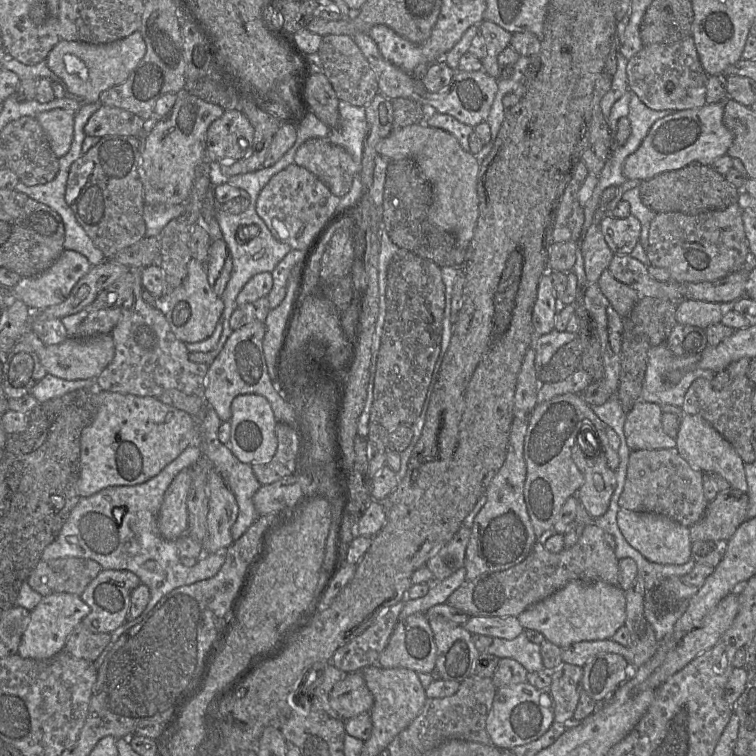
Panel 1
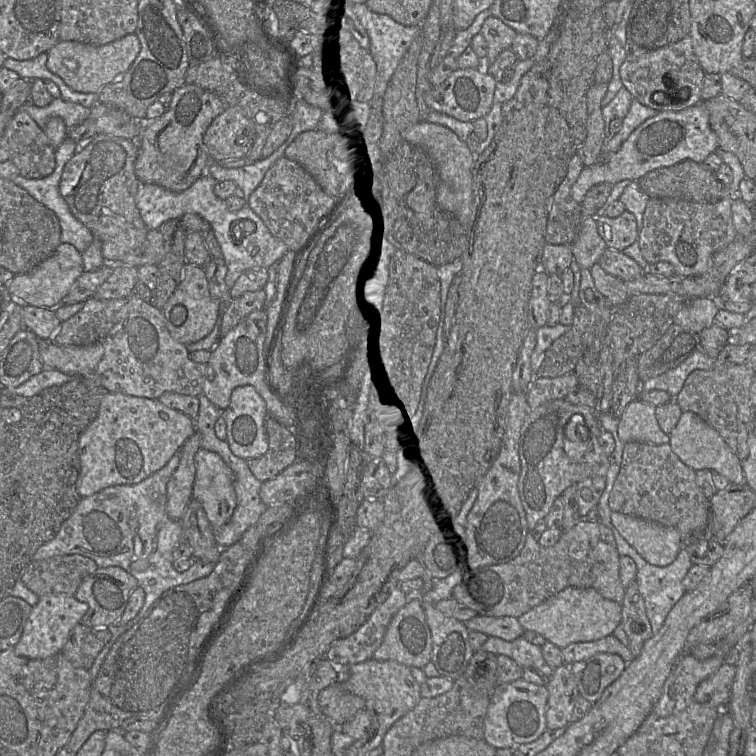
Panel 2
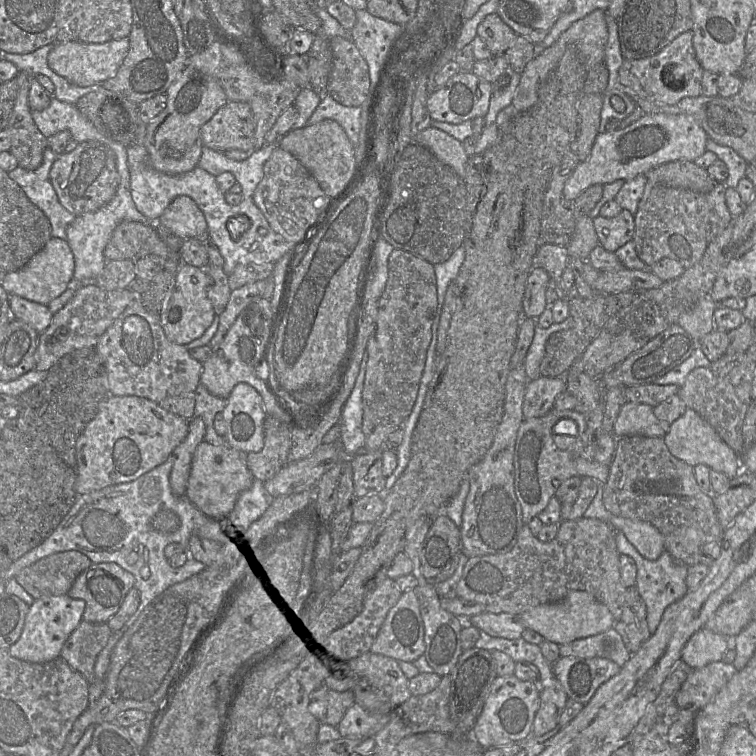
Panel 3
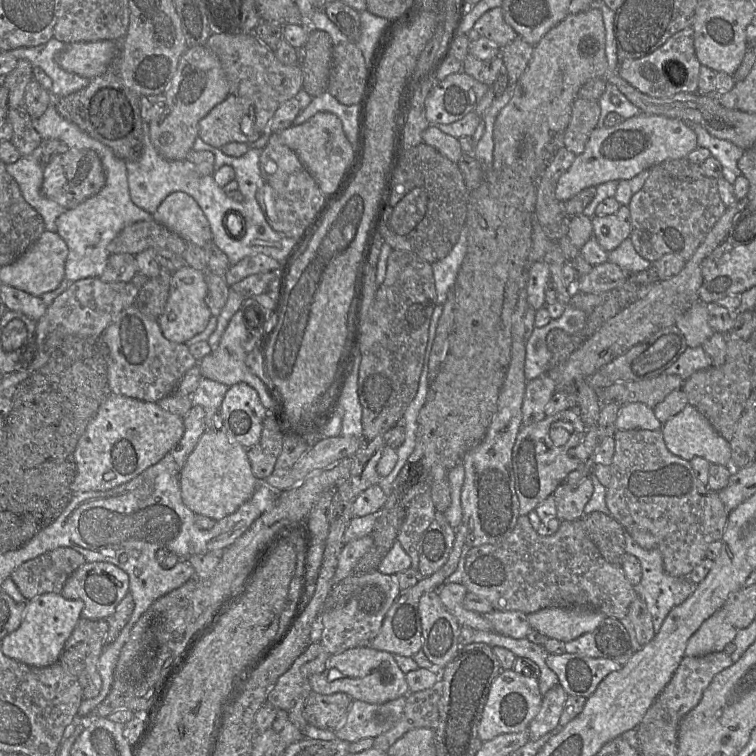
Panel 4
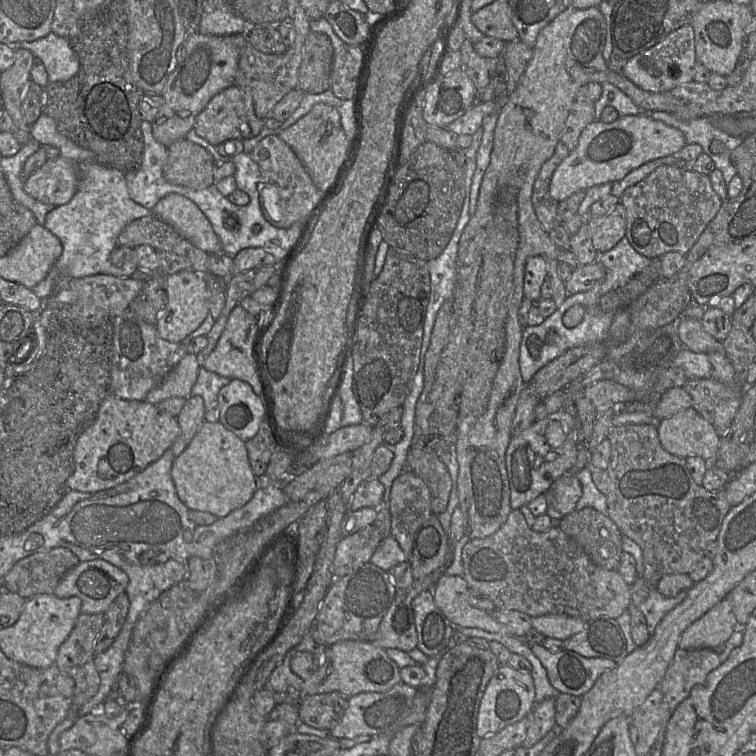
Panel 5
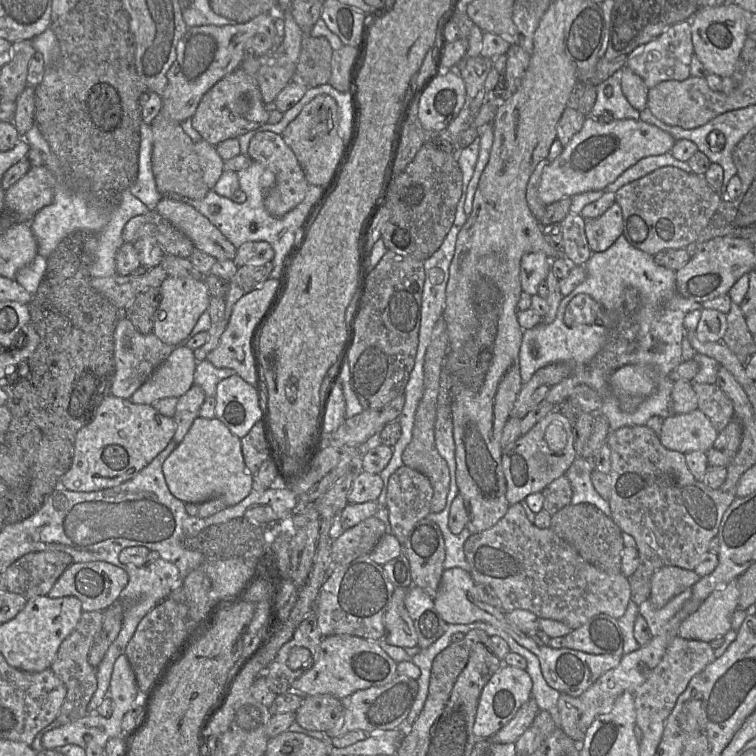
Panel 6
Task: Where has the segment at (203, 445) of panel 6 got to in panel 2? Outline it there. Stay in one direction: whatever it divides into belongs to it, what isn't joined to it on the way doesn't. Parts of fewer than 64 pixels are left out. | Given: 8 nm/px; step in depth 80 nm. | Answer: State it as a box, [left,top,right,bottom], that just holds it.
[192,448,237,528]

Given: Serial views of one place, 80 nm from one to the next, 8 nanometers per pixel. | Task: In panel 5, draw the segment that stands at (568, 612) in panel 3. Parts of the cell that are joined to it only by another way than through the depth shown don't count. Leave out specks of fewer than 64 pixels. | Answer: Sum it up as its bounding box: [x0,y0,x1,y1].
[531,614,587,641]

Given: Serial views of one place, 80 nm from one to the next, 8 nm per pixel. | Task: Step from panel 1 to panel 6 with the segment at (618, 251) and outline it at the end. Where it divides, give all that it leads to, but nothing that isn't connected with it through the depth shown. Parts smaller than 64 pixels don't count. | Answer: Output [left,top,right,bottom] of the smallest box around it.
[585,203,623,253]

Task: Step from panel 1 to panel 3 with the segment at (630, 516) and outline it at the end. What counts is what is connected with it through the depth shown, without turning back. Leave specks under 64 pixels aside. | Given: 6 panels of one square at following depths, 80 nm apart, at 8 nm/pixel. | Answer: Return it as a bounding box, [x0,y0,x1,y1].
[609,515,666,560]

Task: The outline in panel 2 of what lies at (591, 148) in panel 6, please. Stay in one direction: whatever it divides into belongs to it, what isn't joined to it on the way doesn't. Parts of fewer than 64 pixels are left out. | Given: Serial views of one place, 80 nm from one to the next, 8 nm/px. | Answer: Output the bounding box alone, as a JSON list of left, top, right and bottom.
[571,103,719,204]

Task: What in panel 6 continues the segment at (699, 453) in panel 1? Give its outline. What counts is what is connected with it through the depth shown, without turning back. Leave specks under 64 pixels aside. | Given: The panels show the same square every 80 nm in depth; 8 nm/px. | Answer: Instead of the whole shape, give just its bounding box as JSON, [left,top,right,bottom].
[659,409,718,455]

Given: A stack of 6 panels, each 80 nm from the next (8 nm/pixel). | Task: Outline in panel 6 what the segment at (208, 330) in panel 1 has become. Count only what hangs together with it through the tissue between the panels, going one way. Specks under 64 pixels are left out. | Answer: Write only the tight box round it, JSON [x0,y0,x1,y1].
[153,276,210,345]

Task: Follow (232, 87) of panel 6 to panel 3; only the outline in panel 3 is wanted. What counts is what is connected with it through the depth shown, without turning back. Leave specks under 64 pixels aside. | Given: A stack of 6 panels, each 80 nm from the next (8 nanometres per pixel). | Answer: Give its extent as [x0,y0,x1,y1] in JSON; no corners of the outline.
[200,101,255,152]

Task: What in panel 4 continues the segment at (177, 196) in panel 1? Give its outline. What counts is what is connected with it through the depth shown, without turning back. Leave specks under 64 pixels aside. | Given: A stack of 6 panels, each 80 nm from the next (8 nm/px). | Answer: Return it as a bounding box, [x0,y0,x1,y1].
[149,46,229,160]

